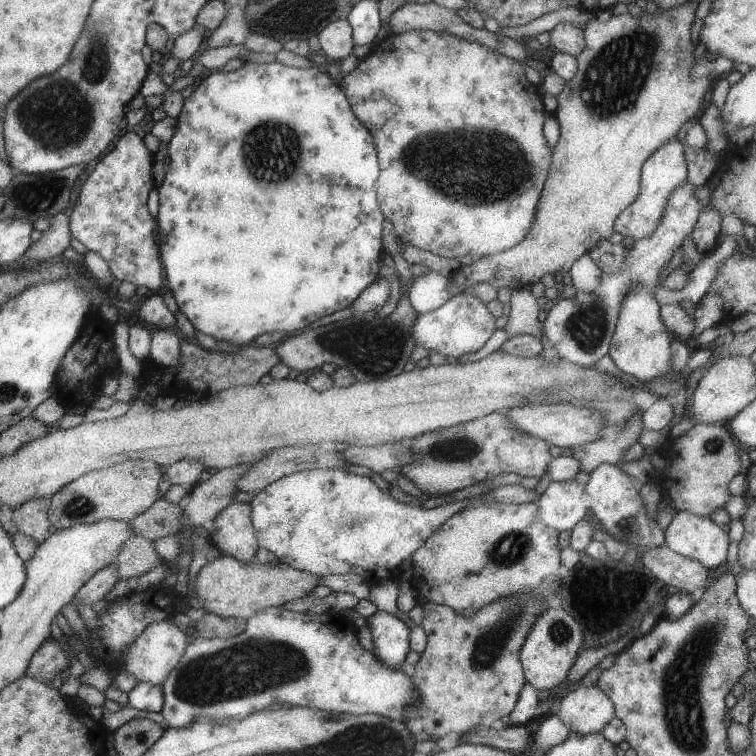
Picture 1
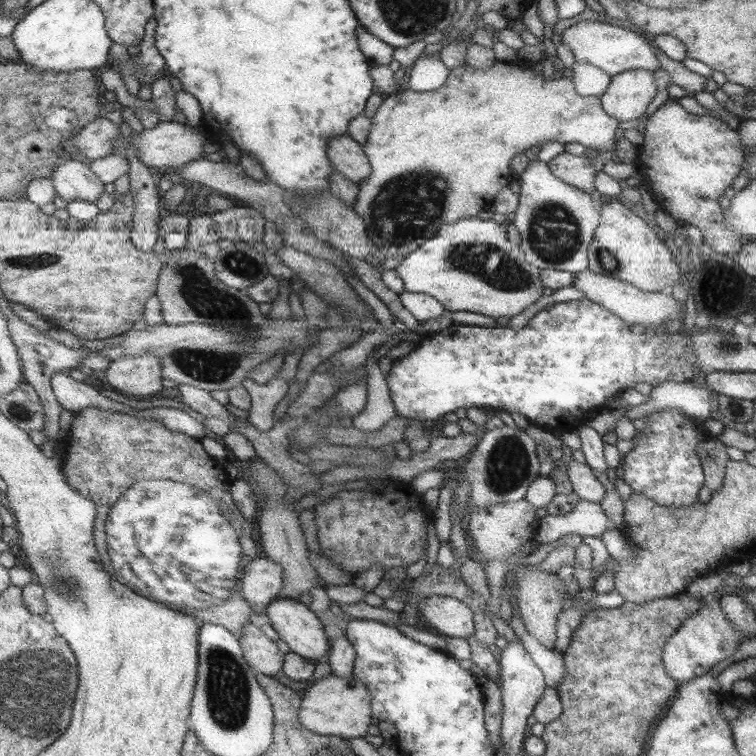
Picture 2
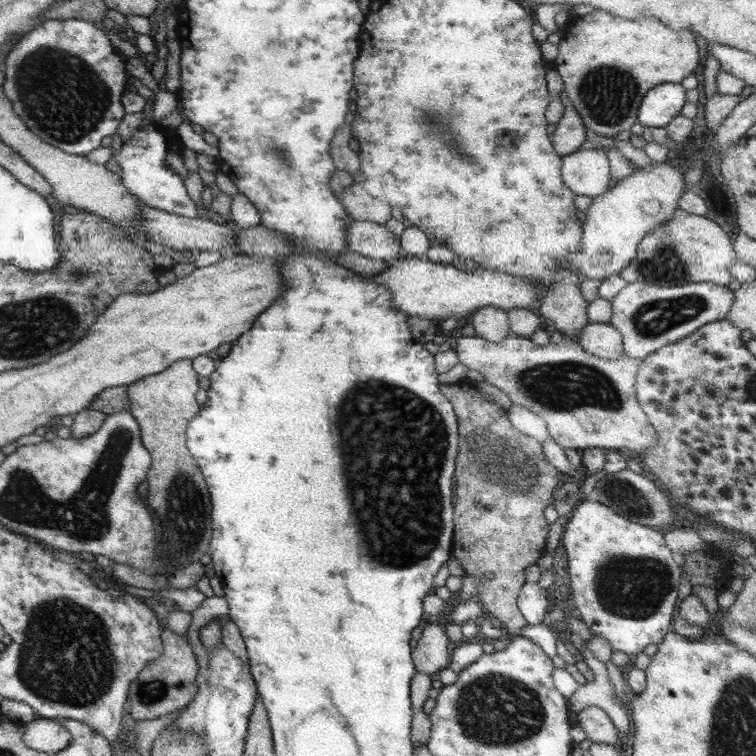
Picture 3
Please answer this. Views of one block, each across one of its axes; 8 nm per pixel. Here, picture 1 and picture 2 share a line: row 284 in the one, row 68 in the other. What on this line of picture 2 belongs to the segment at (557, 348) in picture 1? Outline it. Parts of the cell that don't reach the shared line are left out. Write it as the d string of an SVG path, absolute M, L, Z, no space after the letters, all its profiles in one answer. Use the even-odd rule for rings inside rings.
M579 20L566 28L562 33L561 42L566 44L568 50L574 54L575 62L591 64L606 72L608 77L634 69L655 71L659 68L659 60L654 54L653 47L644 40L642 35L626 28L624 23Z

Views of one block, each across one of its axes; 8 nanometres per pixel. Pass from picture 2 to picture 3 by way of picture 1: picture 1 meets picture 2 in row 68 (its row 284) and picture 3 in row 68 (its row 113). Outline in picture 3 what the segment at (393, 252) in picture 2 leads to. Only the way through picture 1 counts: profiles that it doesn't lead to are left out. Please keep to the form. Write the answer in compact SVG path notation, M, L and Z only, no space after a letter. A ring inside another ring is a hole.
M602 9L579 15L568 23L558 46L558 56L552 63L562 78L564 94L573 101L585 128L604 137L614 138L636 124L642 98L651 88L680 83L700 64L692 31L674 31L650 15L628 20Z

